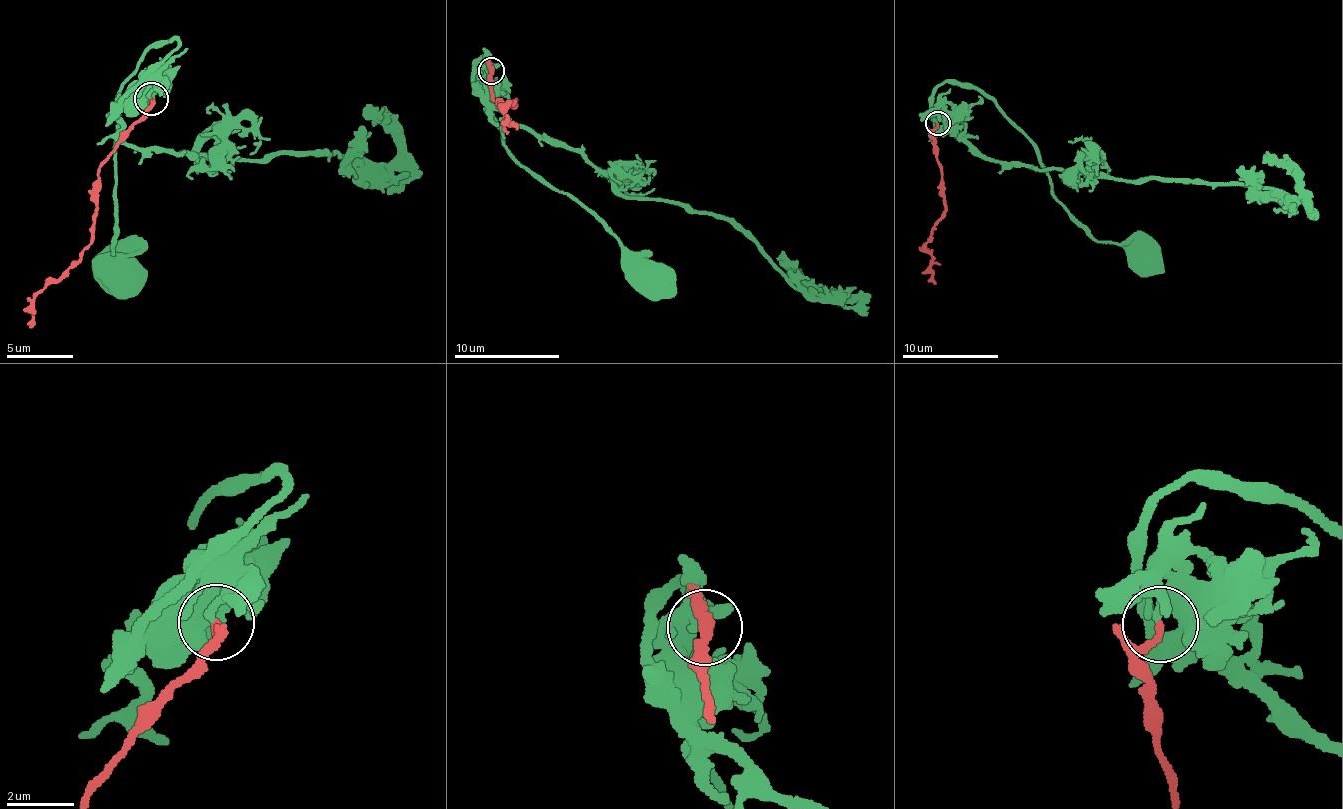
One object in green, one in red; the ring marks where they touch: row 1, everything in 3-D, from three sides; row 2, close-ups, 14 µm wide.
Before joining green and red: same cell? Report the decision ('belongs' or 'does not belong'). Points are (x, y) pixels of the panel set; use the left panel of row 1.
does not belong

